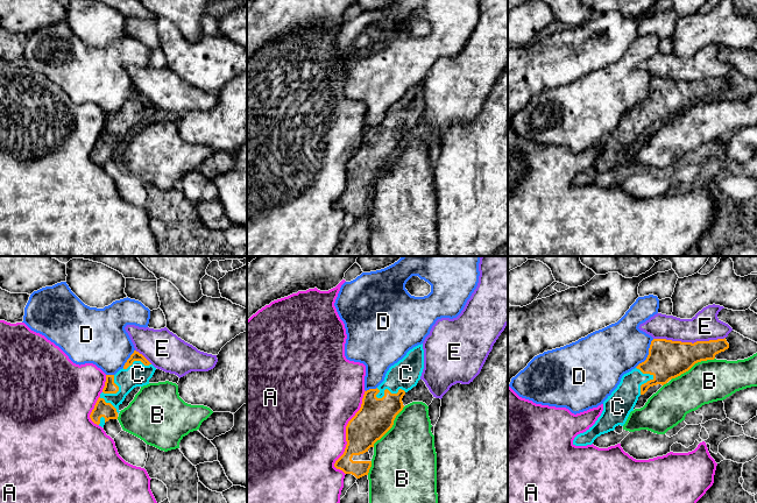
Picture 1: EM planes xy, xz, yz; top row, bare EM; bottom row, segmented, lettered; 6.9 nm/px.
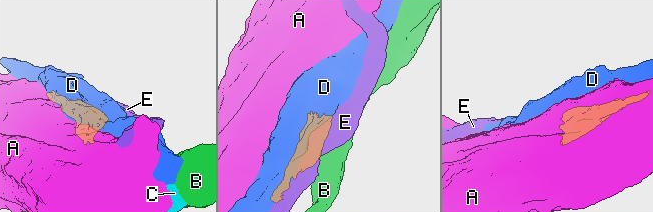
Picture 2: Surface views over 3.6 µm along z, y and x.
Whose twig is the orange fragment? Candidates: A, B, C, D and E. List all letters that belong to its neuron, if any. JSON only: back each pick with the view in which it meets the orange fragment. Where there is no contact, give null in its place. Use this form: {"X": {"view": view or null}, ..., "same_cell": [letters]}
{"C": {"view": "xz"}, "same_cell": ["C"]}

